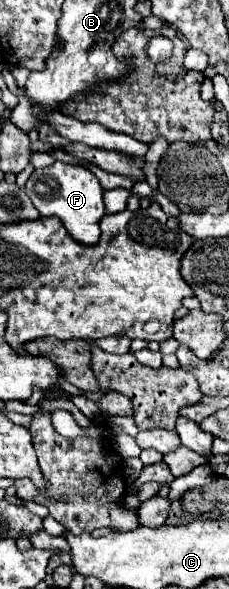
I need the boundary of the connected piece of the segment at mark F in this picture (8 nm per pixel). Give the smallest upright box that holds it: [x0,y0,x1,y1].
[26,161,106,245]

